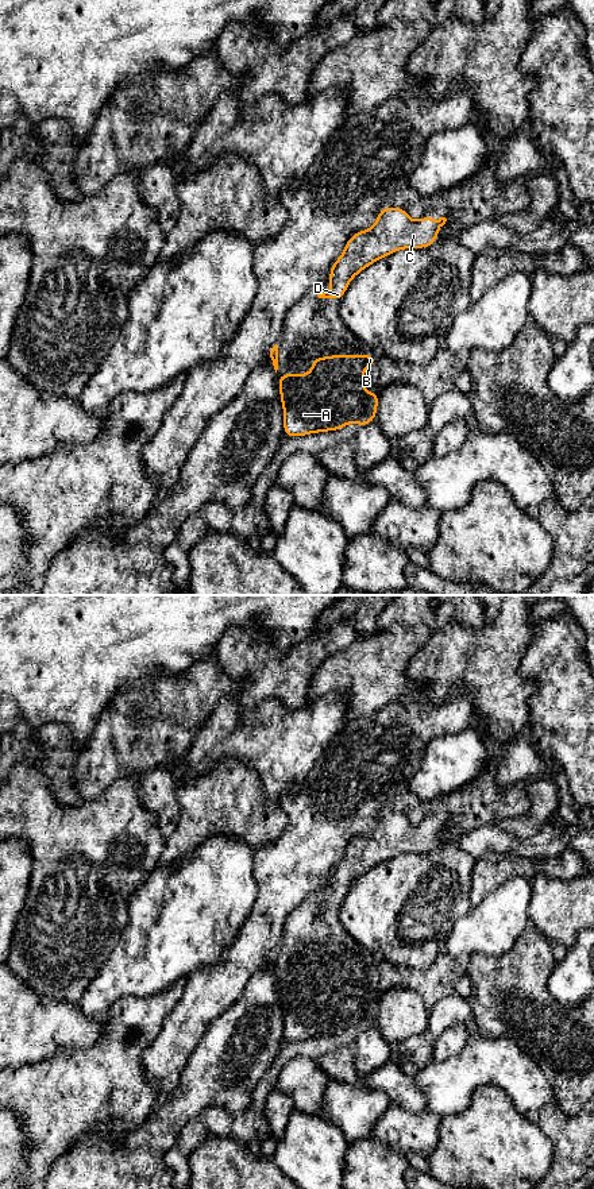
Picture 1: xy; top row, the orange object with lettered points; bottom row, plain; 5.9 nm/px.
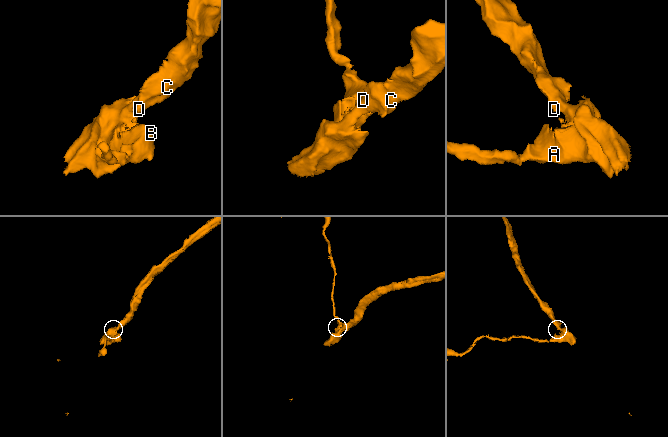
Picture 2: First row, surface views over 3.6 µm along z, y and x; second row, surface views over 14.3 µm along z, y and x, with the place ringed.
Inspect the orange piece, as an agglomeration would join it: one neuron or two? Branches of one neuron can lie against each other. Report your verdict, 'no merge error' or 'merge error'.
no merge error

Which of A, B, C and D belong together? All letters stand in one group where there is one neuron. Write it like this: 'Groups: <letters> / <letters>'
Groups: A B C D

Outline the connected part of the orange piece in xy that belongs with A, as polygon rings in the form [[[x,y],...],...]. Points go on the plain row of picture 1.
[[[374,958],[331,960],[313,964],[309,978],[279,980],[284,1041],[300,1042],[309,1038],[339,1035],[351,1027],[364,1031],[375,1026],[379,996],[367,999],[364,993],[364,973],[375,969]]]

